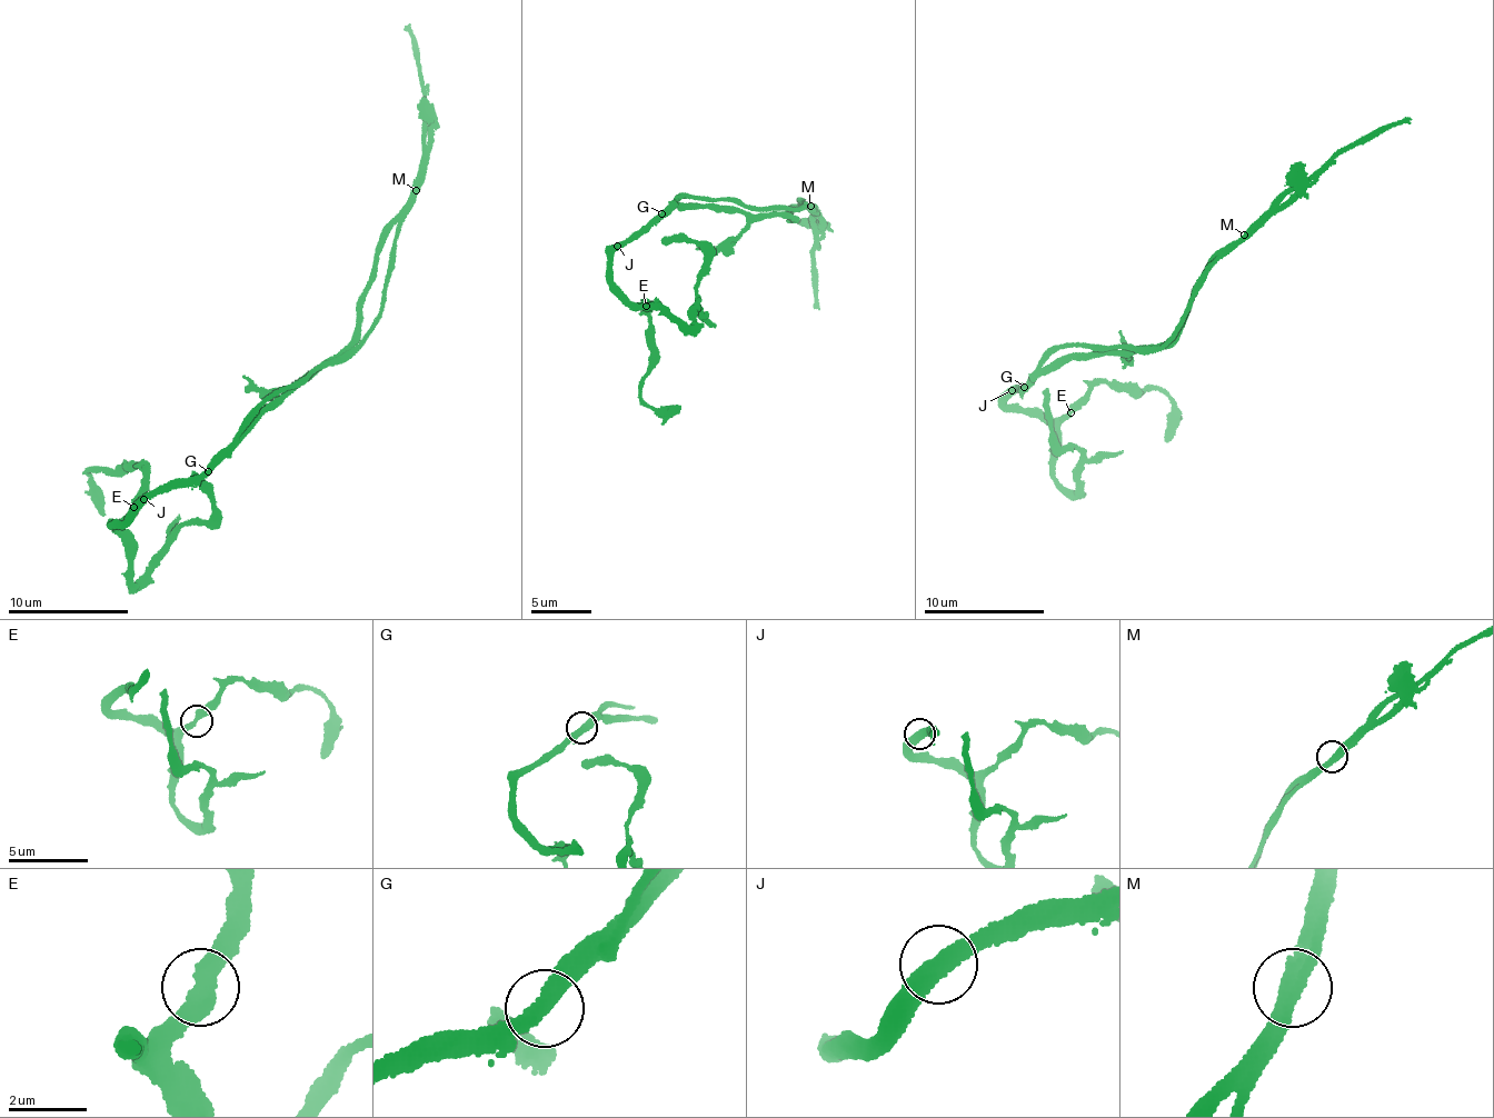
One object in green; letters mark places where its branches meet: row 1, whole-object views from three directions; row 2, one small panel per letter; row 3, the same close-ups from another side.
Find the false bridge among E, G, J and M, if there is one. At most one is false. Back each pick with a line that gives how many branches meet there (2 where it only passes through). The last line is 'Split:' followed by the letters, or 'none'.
M: Branches: 2
Split: M

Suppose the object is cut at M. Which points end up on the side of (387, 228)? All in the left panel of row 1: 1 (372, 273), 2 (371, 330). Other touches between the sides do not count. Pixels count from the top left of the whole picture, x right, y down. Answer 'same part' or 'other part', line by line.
1: same part
2: other part

